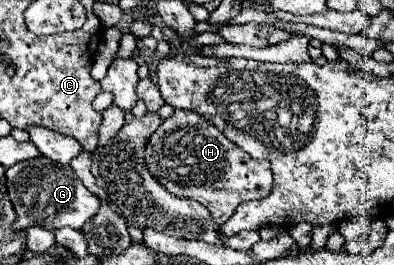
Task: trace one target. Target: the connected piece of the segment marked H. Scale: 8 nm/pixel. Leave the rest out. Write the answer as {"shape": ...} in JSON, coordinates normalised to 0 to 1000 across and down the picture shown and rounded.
{"shape":[[[447,411],[396,502],[386,502],[371,547],[371,630],[437,736],[513,766],[543,819],[548,849],[579,834],[609,766],[670,751],[690,713],[680,608],[640,600],[533,457],[518,457],[518,442],[477,411]]]}

